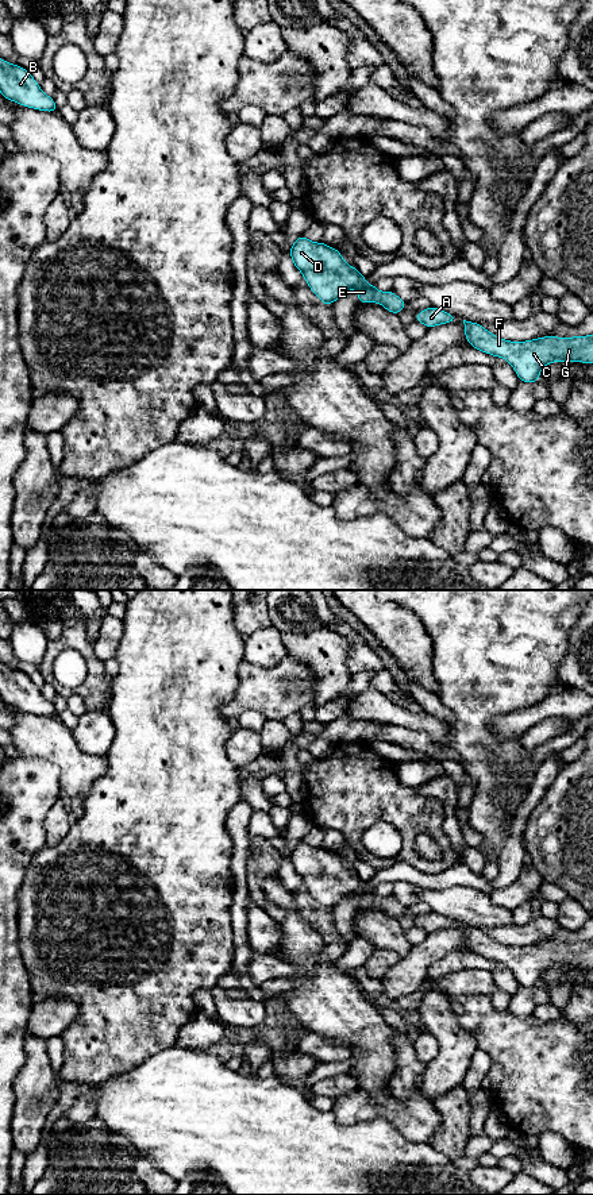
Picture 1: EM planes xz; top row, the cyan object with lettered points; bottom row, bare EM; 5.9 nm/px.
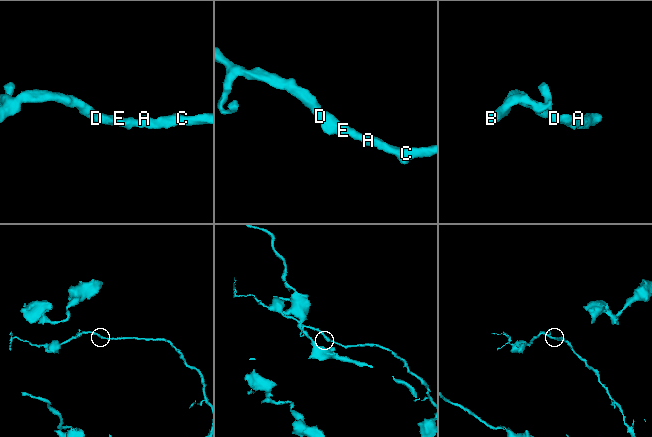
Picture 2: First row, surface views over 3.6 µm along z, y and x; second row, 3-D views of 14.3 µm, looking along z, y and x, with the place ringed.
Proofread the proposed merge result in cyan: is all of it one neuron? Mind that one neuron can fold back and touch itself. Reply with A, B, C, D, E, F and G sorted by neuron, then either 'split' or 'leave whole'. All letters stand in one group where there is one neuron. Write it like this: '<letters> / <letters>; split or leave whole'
A B C D E F G; leave whole

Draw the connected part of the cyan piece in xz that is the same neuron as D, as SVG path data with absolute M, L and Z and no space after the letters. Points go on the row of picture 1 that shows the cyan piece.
M301 235L294 240L289 254L309 289L324 305L331 305L350 289L358 290L358 304L377 302L394 315L407 304L393 290L378 292L376 285L369 285L354 266L344 262L339 250L323 242L315 243Z

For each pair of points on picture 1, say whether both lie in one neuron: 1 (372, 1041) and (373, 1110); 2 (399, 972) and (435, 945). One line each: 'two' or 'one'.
1: two
2: one

